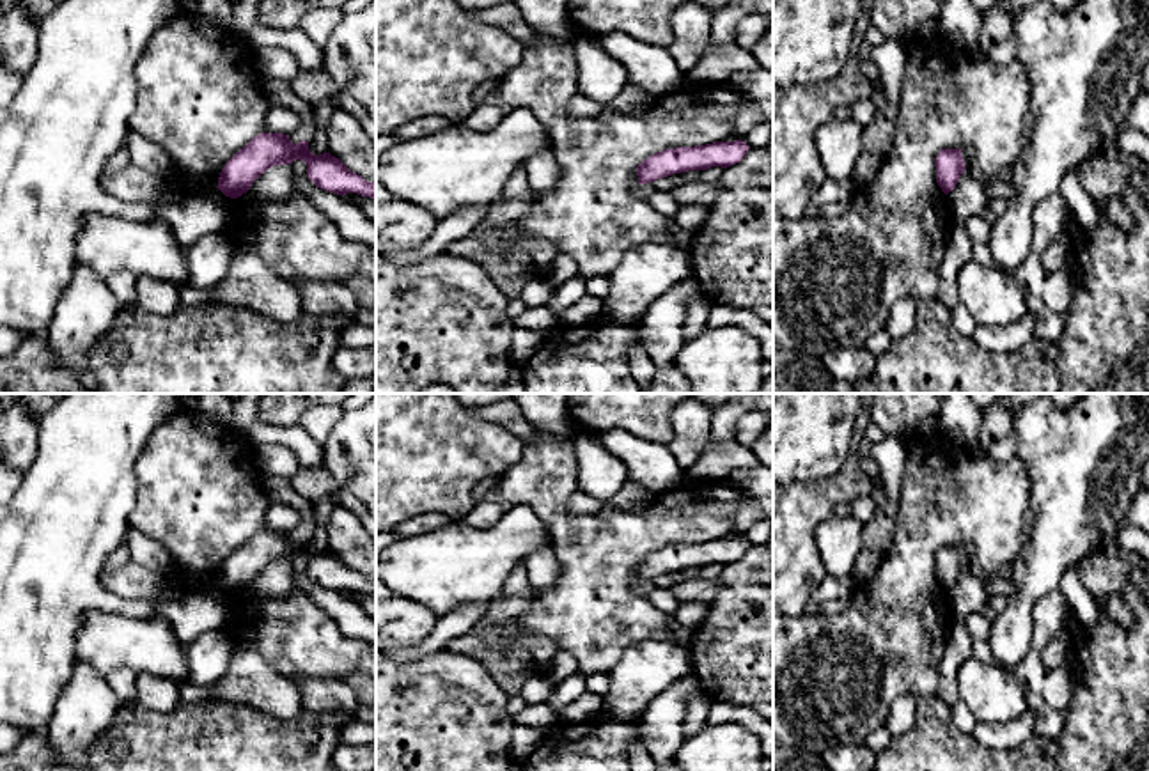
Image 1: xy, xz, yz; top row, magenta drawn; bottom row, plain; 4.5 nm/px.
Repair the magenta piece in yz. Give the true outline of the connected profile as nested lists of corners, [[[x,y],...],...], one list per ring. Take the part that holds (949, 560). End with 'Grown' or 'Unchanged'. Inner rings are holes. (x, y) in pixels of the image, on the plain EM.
[[[942,546],[936,553],[934,564],[936,580],[945,592],[956,585],[961,571],[966,565],[961,546]]]. Unchanged

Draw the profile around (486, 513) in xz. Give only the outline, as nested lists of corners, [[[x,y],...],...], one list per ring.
[[[479,500],[475,507],[463,519],[465,525],[472,528],[489,530],[493,528],[502,516],[507,512],[505,502]]]

